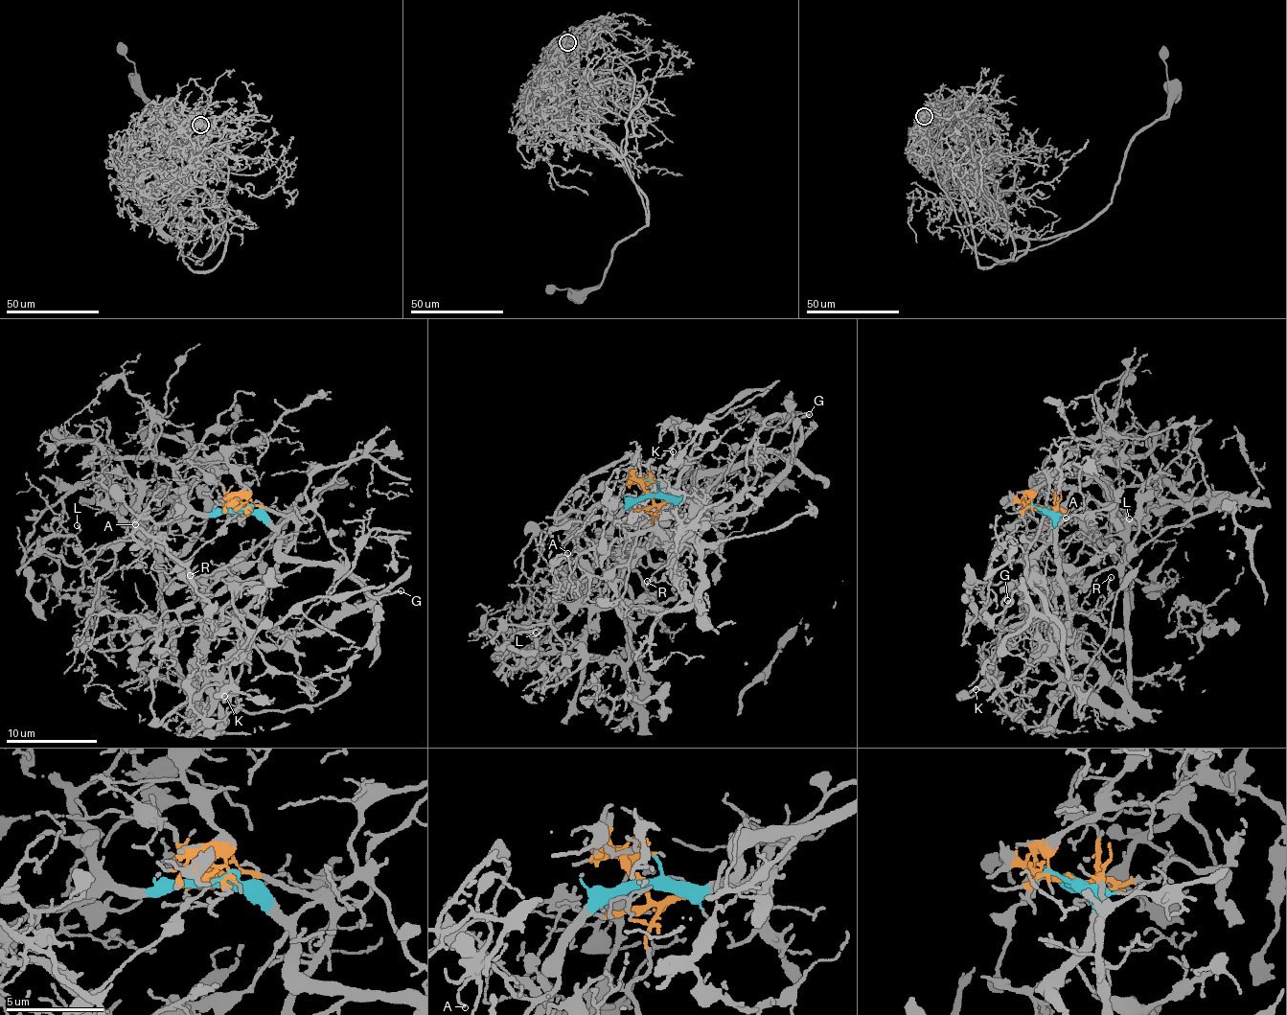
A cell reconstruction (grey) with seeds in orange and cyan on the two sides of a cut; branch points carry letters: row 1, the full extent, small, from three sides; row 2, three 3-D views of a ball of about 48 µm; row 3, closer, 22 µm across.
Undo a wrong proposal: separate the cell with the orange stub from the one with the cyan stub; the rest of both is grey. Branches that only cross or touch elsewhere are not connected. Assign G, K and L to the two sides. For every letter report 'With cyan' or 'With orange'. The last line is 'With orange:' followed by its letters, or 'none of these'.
G: With cyan
K: With cyan
L: With orange
With orange: L

